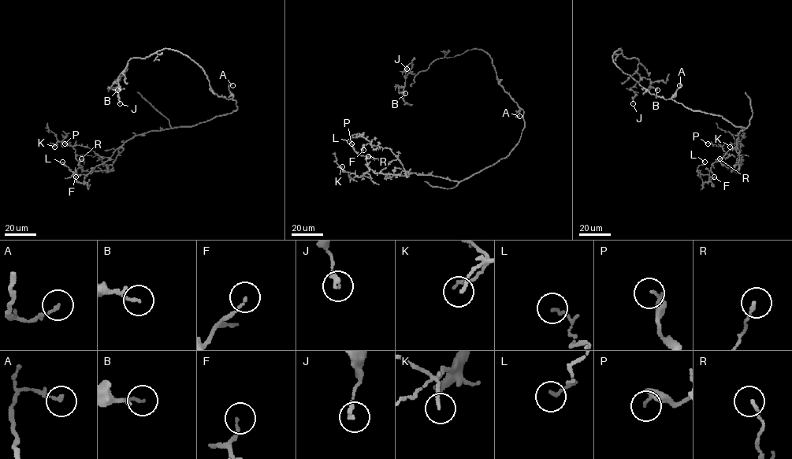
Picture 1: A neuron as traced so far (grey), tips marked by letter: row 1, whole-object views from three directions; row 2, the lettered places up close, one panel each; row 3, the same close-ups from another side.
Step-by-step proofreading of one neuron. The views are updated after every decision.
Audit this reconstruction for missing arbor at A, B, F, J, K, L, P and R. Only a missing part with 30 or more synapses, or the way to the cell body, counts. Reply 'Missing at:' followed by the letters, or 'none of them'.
Missing at: none of them

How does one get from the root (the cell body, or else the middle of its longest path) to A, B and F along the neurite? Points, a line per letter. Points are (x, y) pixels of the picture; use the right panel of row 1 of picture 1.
A: (706, 113), (689, 109), (671, 98), (679, 85)
B: (706, 113), (651, 94), (617, 66), (613, 54), (620, 48), (626, 57), (637, 58), (637, 72), (657, 90)
F: (706, 113), (721, 116), (734, 125), (745, 128), (738, 133), (737, 146), (712, 164), (707, 183), (714, 177)

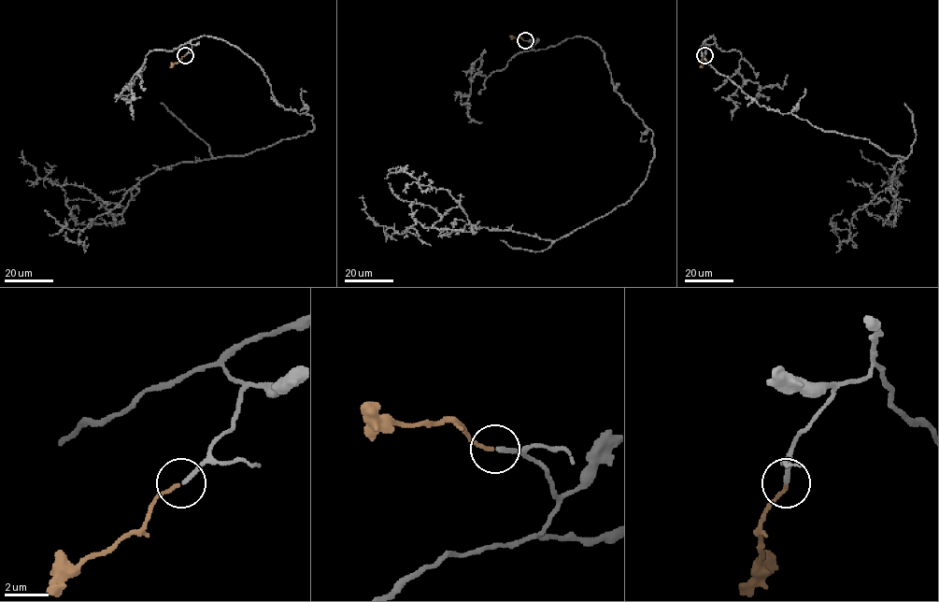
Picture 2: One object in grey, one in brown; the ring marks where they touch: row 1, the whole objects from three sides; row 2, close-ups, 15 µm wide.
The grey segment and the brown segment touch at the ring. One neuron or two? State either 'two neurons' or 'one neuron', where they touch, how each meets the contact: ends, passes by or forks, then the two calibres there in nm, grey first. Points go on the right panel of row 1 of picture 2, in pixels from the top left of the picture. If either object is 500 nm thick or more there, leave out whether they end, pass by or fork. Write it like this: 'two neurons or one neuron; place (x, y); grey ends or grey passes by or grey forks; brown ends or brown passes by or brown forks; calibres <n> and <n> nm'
one neuron; place (704, 55); grey ends; brown ends; calibres 190 and 150 nm

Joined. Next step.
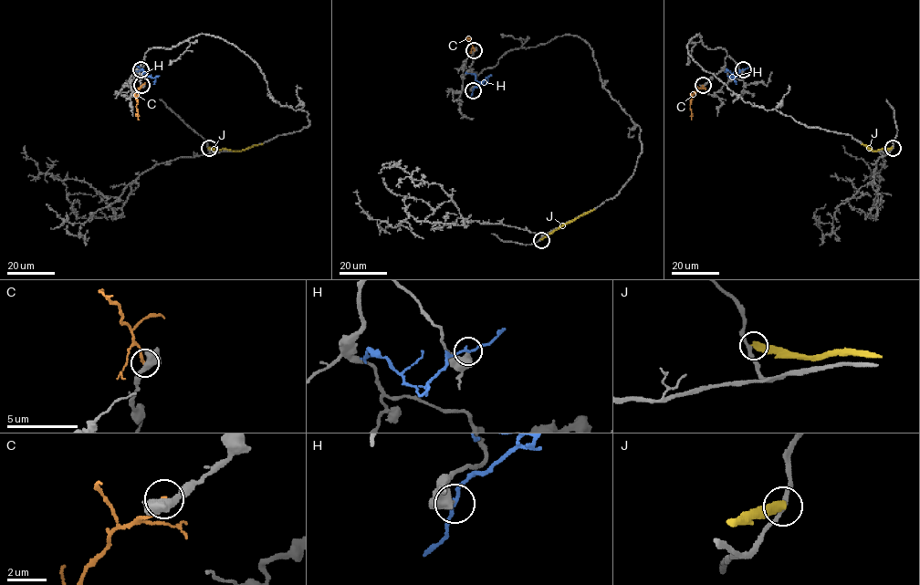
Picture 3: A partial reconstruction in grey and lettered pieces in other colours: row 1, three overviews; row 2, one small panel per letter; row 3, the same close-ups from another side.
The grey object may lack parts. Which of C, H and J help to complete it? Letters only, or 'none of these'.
none of these

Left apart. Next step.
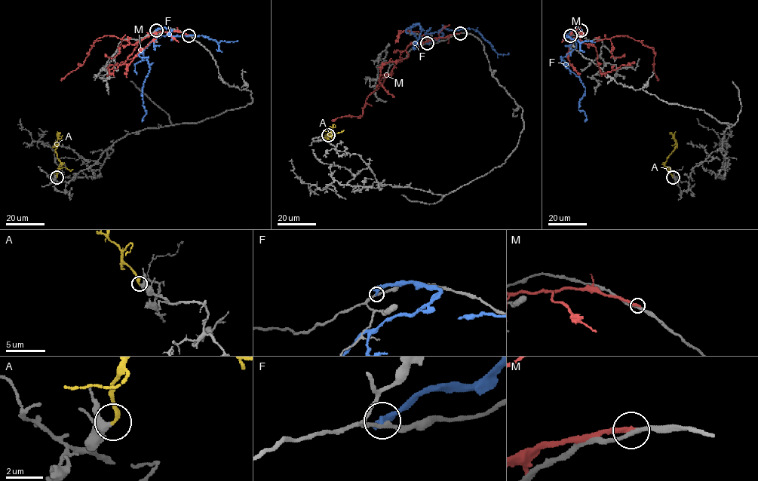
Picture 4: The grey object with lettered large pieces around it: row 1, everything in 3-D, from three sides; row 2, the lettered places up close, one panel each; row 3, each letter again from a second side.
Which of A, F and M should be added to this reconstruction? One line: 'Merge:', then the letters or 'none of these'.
Merge: A

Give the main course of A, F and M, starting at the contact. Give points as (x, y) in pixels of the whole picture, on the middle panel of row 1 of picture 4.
A: (327, 135), (332, 127), (326, 136), (329, 139), (329, 136), (332, 136), (330, 135)
F: (427, 43), (443, 34), (417, 38), (410, 29), (417, 22), (421, 33), (413, 47)
M: (460, 33), (412, 42), (400, 53), (400, 60), (383, 83), (366, 101), (362, 116), (332, 120)

